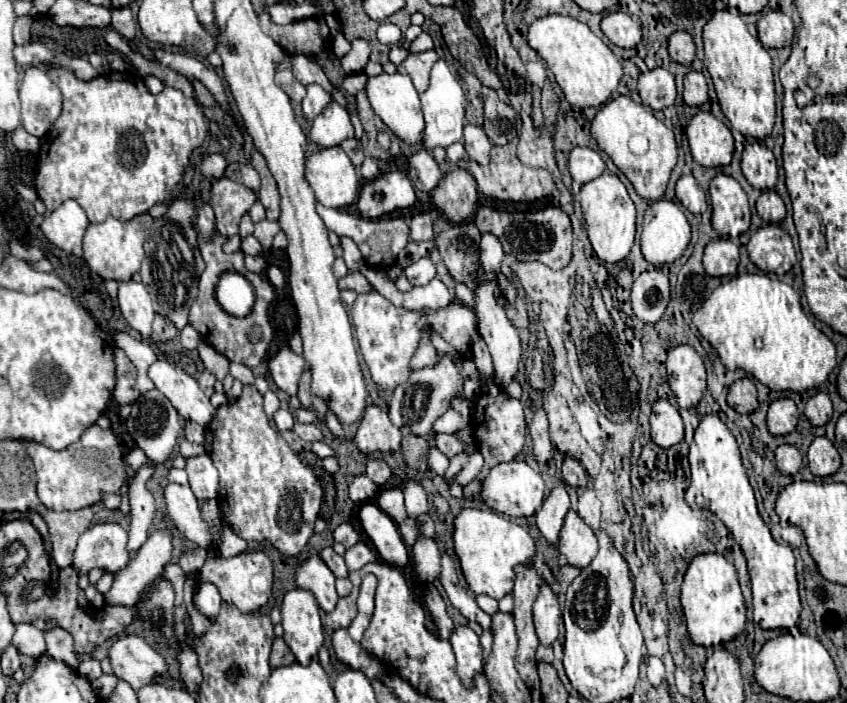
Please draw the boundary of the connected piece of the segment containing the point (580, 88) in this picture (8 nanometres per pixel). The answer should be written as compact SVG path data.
M548 14L530 24L528 44L542 56L552 70L566 100L574 106L602 106L618 88L622 78L622 64L612 50L580 20L564 14Z

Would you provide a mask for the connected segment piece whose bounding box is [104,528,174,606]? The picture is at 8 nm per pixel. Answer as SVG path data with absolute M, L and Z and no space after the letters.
M166 528L154 530L142 544L136 558L132 558L120 572L114 574L114 584L110 592L104 594L106 604L136 604L140 592L164 570L172 560L172 532Z

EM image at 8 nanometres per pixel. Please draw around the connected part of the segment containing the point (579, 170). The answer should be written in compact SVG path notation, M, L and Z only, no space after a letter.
M576 146L570 152L568 170L570 170L574 182L586 184L586 182L602 176L604 170L606 170L606 164L596 150L592 150L588 146Z

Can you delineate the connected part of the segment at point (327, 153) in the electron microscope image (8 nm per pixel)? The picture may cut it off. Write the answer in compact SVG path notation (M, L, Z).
M340 146L322 148L306 160L306 182L316 200L328 208L344 208L358 198L356 168Z

